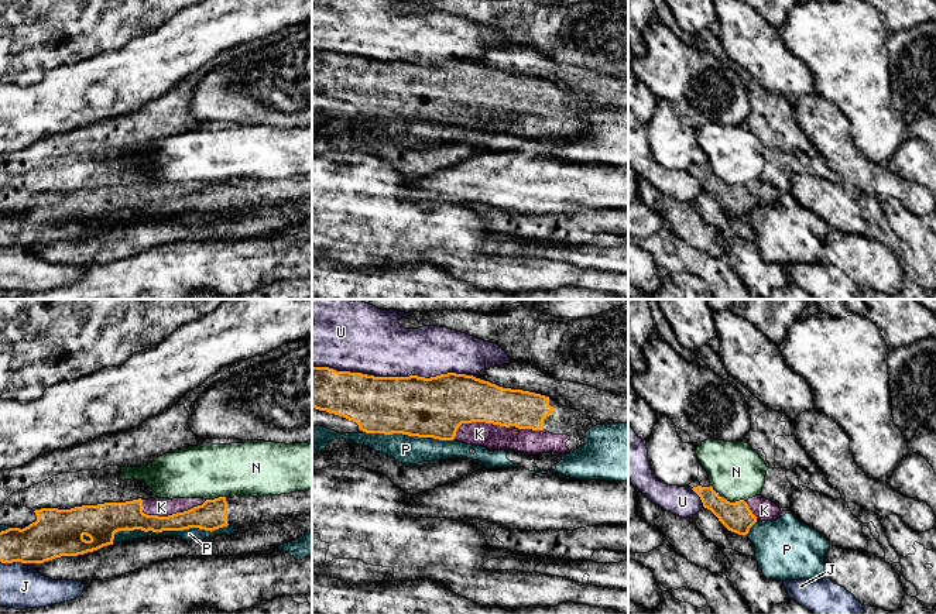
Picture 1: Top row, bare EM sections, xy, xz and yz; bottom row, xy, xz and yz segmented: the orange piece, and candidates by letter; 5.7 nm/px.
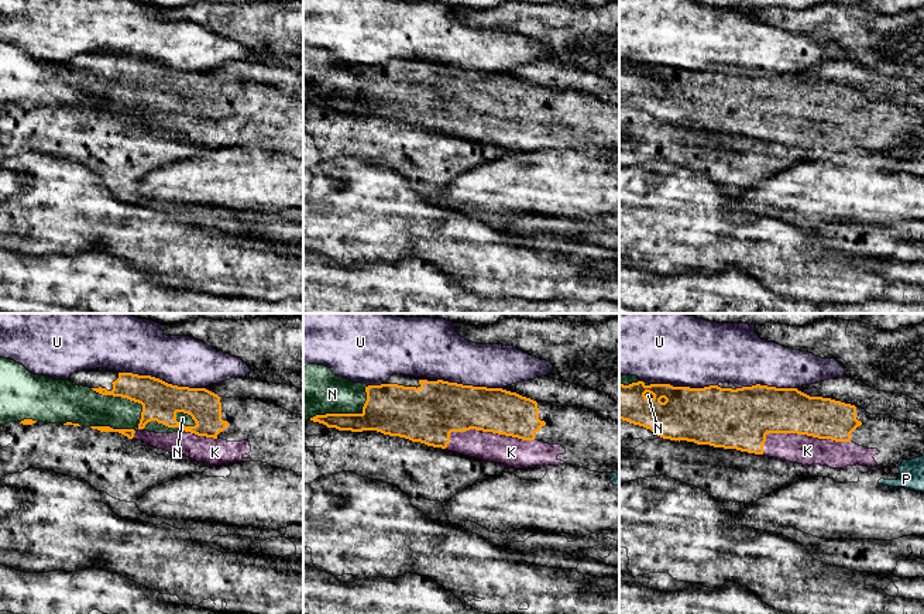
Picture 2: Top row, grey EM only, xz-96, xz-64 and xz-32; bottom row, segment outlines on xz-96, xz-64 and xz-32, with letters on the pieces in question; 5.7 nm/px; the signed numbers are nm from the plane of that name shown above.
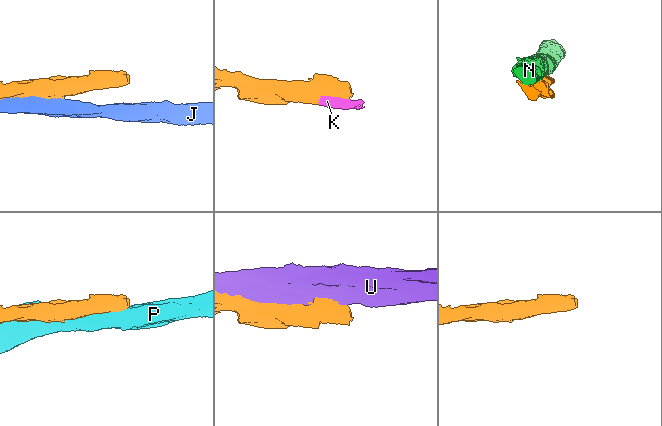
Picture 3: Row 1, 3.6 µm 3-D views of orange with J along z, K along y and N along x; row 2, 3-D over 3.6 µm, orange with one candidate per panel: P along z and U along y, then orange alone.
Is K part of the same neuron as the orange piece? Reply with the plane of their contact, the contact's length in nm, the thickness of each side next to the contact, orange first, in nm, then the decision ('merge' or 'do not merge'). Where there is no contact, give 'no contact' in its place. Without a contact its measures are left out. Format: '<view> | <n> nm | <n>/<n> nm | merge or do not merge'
xz | 500 nm | 280/140 nm | merge

